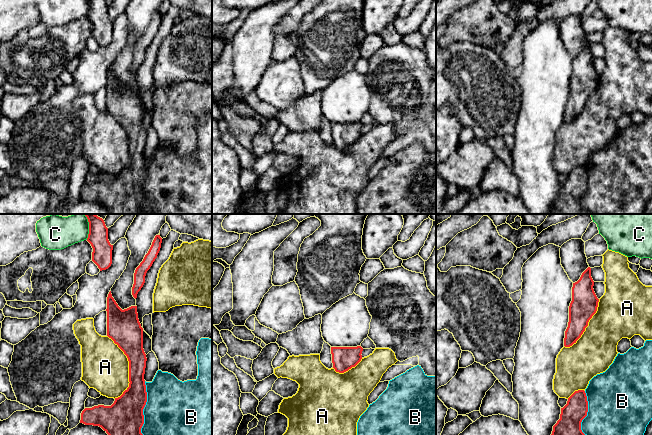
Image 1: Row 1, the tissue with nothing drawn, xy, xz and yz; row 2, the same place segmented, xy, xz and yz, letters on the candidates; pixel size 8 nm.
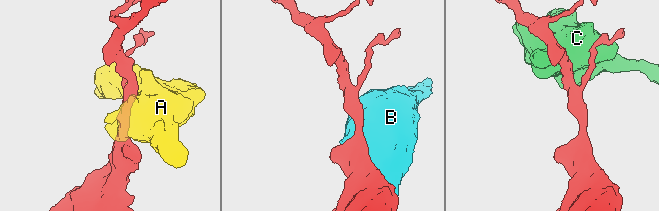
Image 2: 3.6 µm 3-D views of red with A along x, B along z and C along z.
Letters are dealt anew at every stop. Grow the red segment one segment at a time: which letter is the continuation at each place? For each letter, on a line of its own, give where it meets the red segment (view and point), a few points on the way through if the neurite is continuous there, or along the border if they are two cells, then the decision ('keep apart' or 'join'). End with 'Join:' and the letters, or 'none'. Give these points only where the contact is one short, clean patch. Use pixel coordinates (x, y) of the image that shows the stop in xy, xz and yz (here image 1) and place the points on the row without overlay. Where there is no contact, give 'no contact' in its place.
A: xy (129, 143) | join
B: xy (143, 184) | keep apart
C: xy (89, 8) | keep apart
Join: A

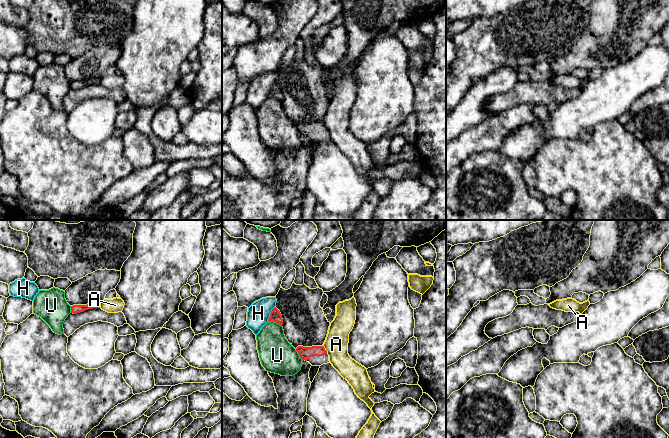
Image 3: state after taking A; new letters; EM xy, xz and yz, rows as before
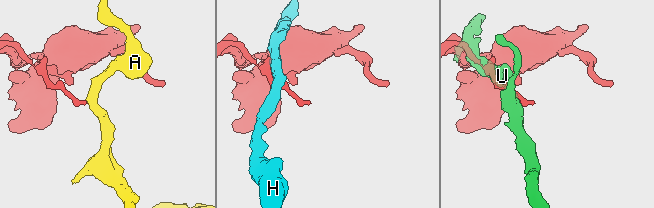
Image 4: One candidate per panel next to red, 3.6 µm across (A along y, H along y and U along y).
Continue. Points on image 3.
A: xz (324, 125) | along xz (323, 121), (327, 129) | keep apart
H: xz (270, 90) | keep apart
U: xz (275, 97) | keep apart
Join: none

